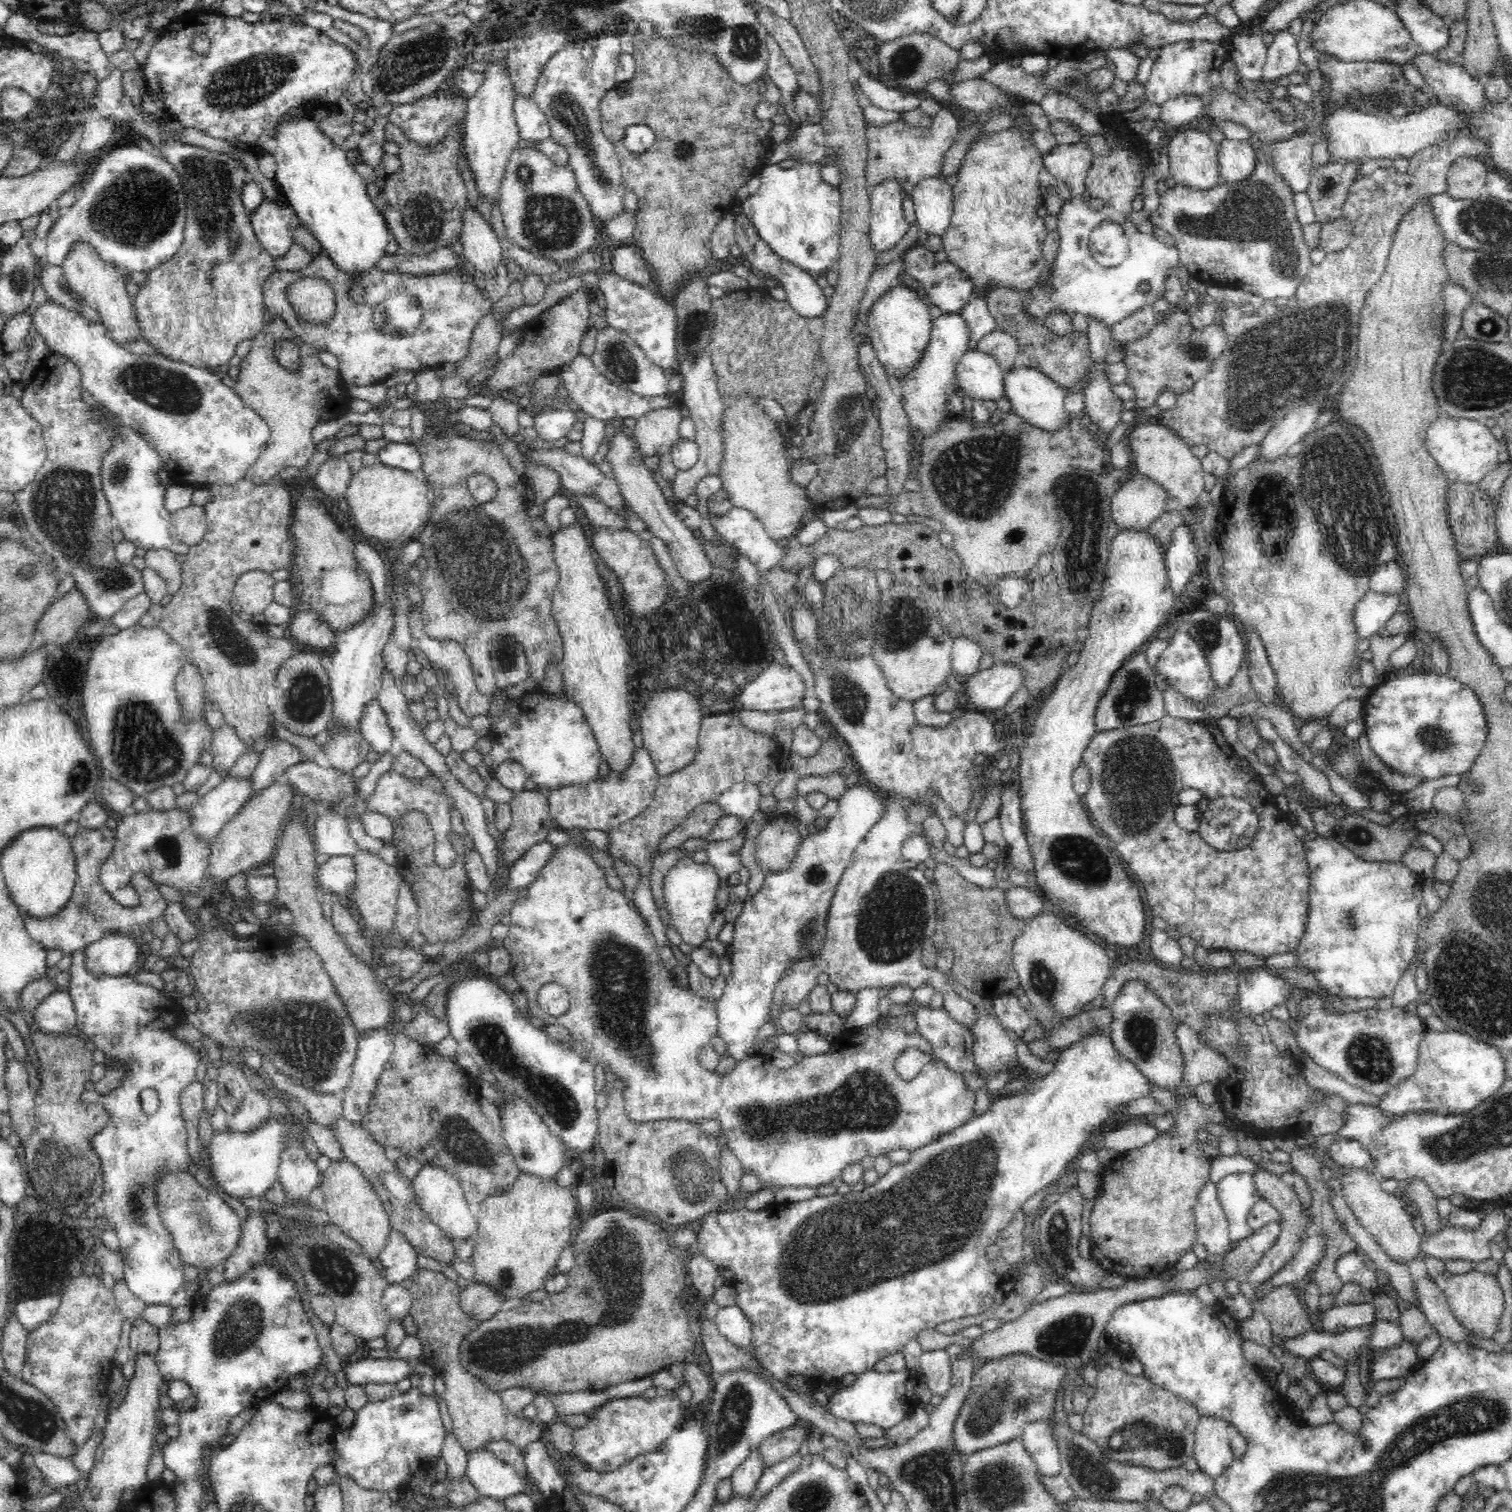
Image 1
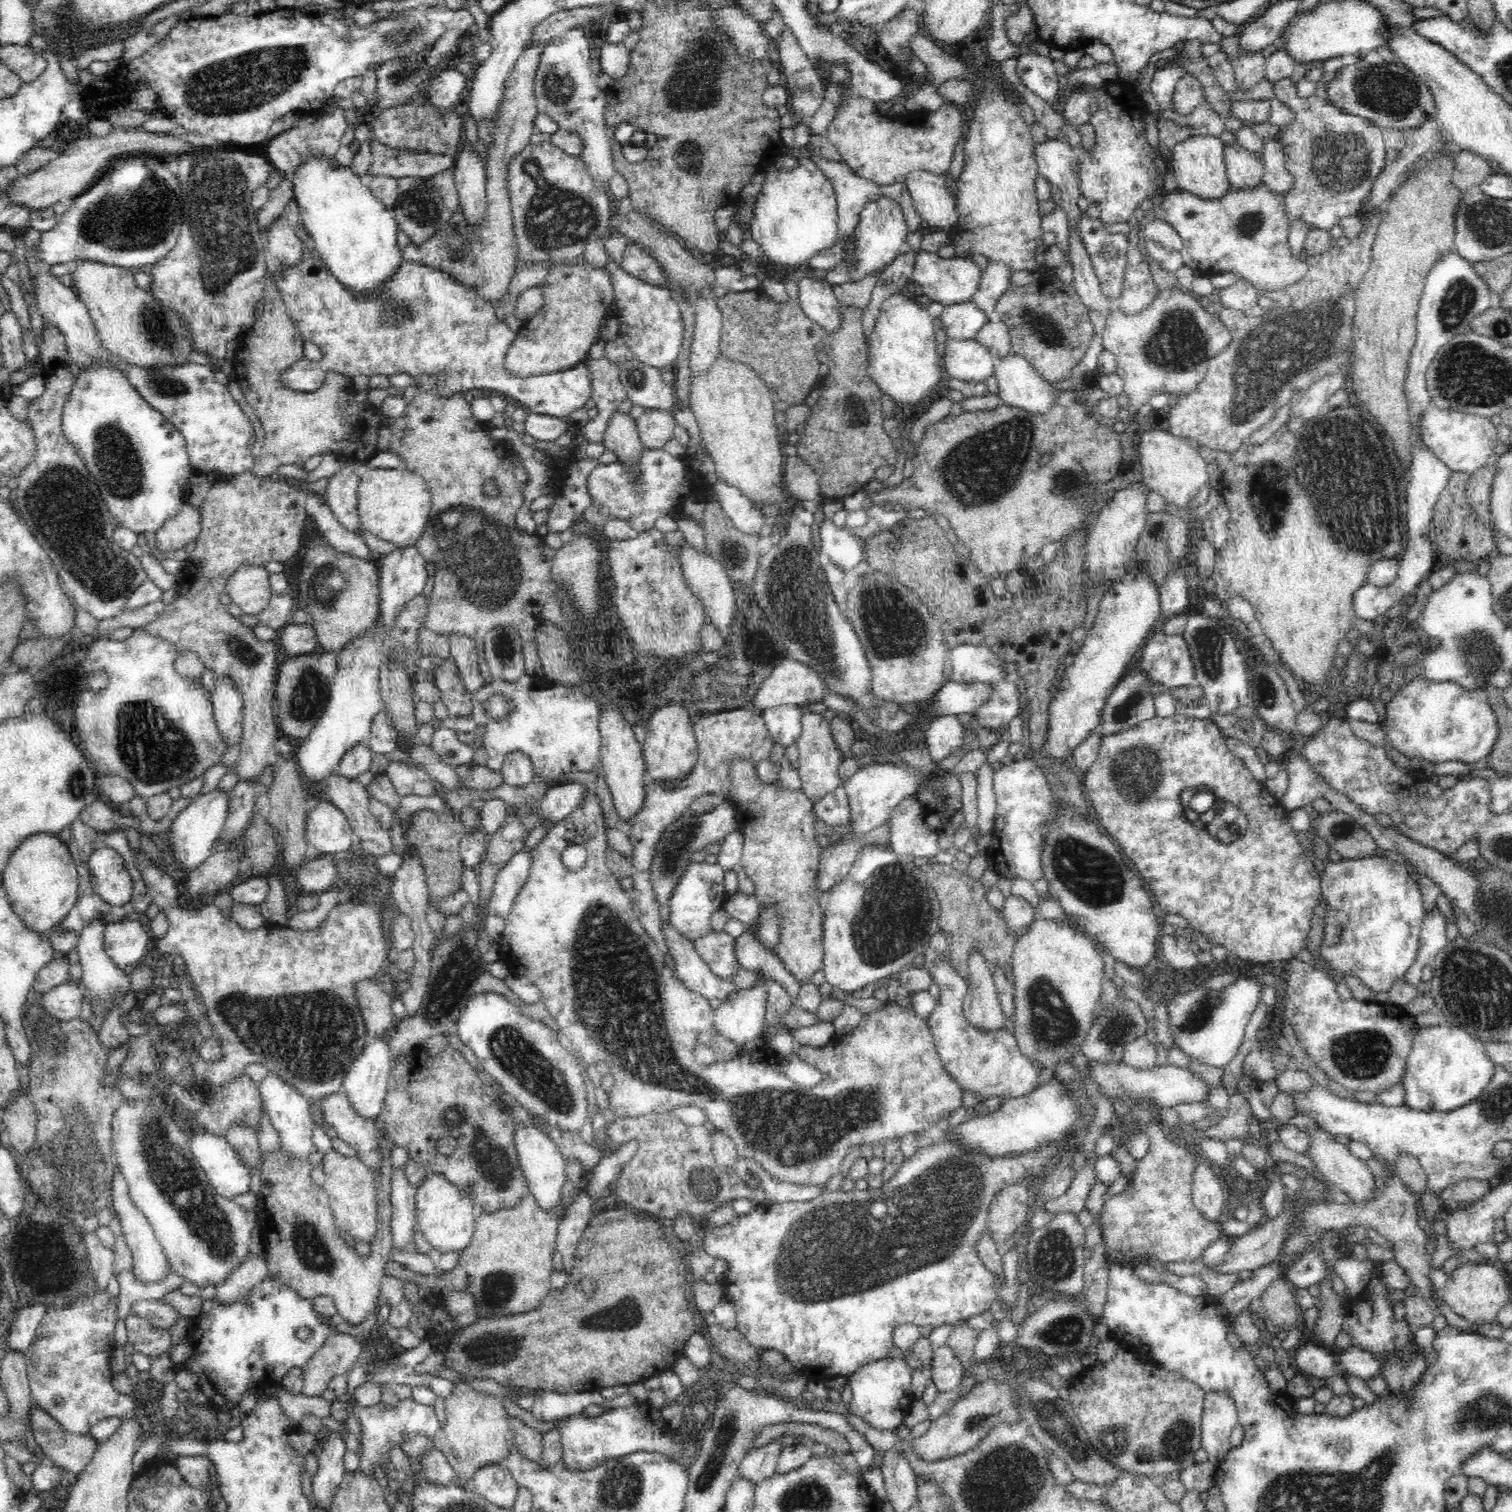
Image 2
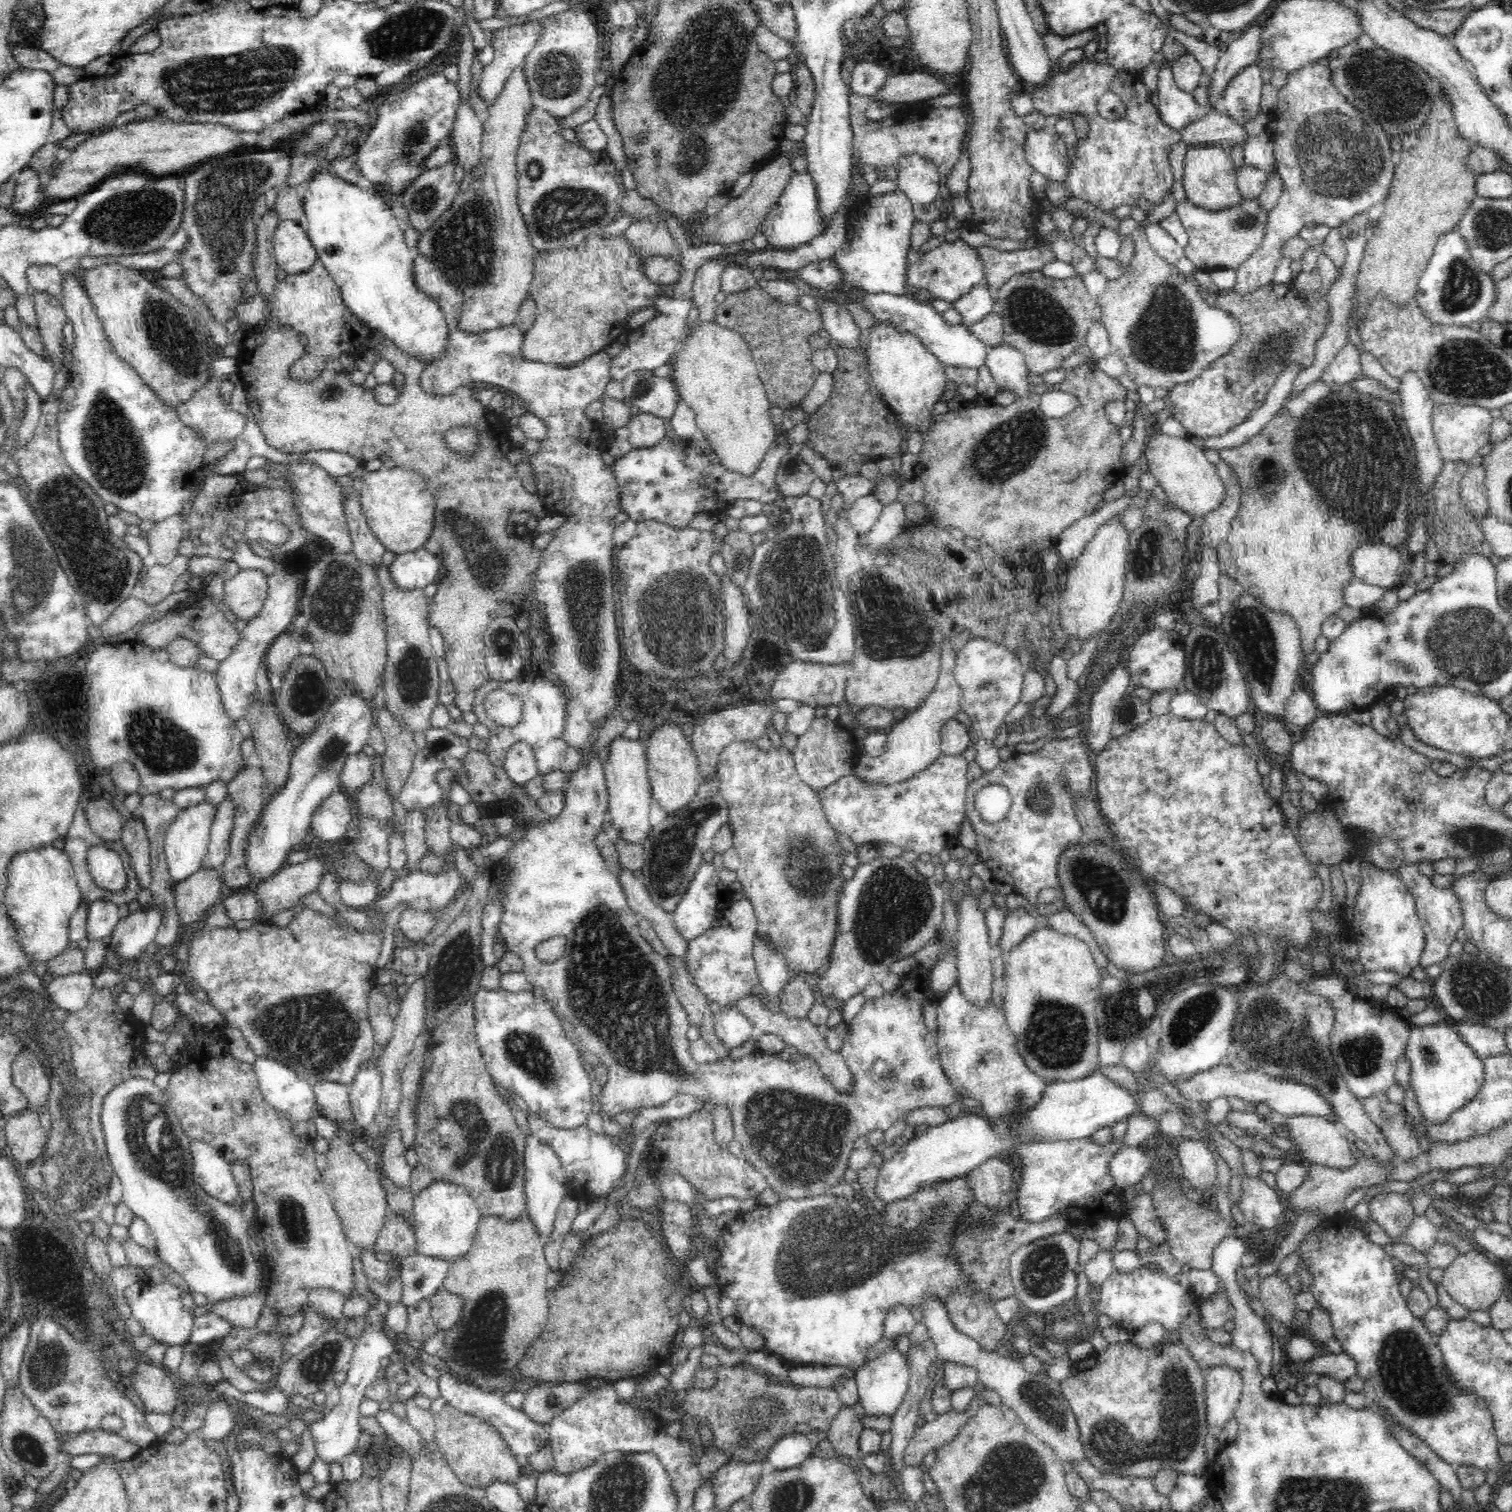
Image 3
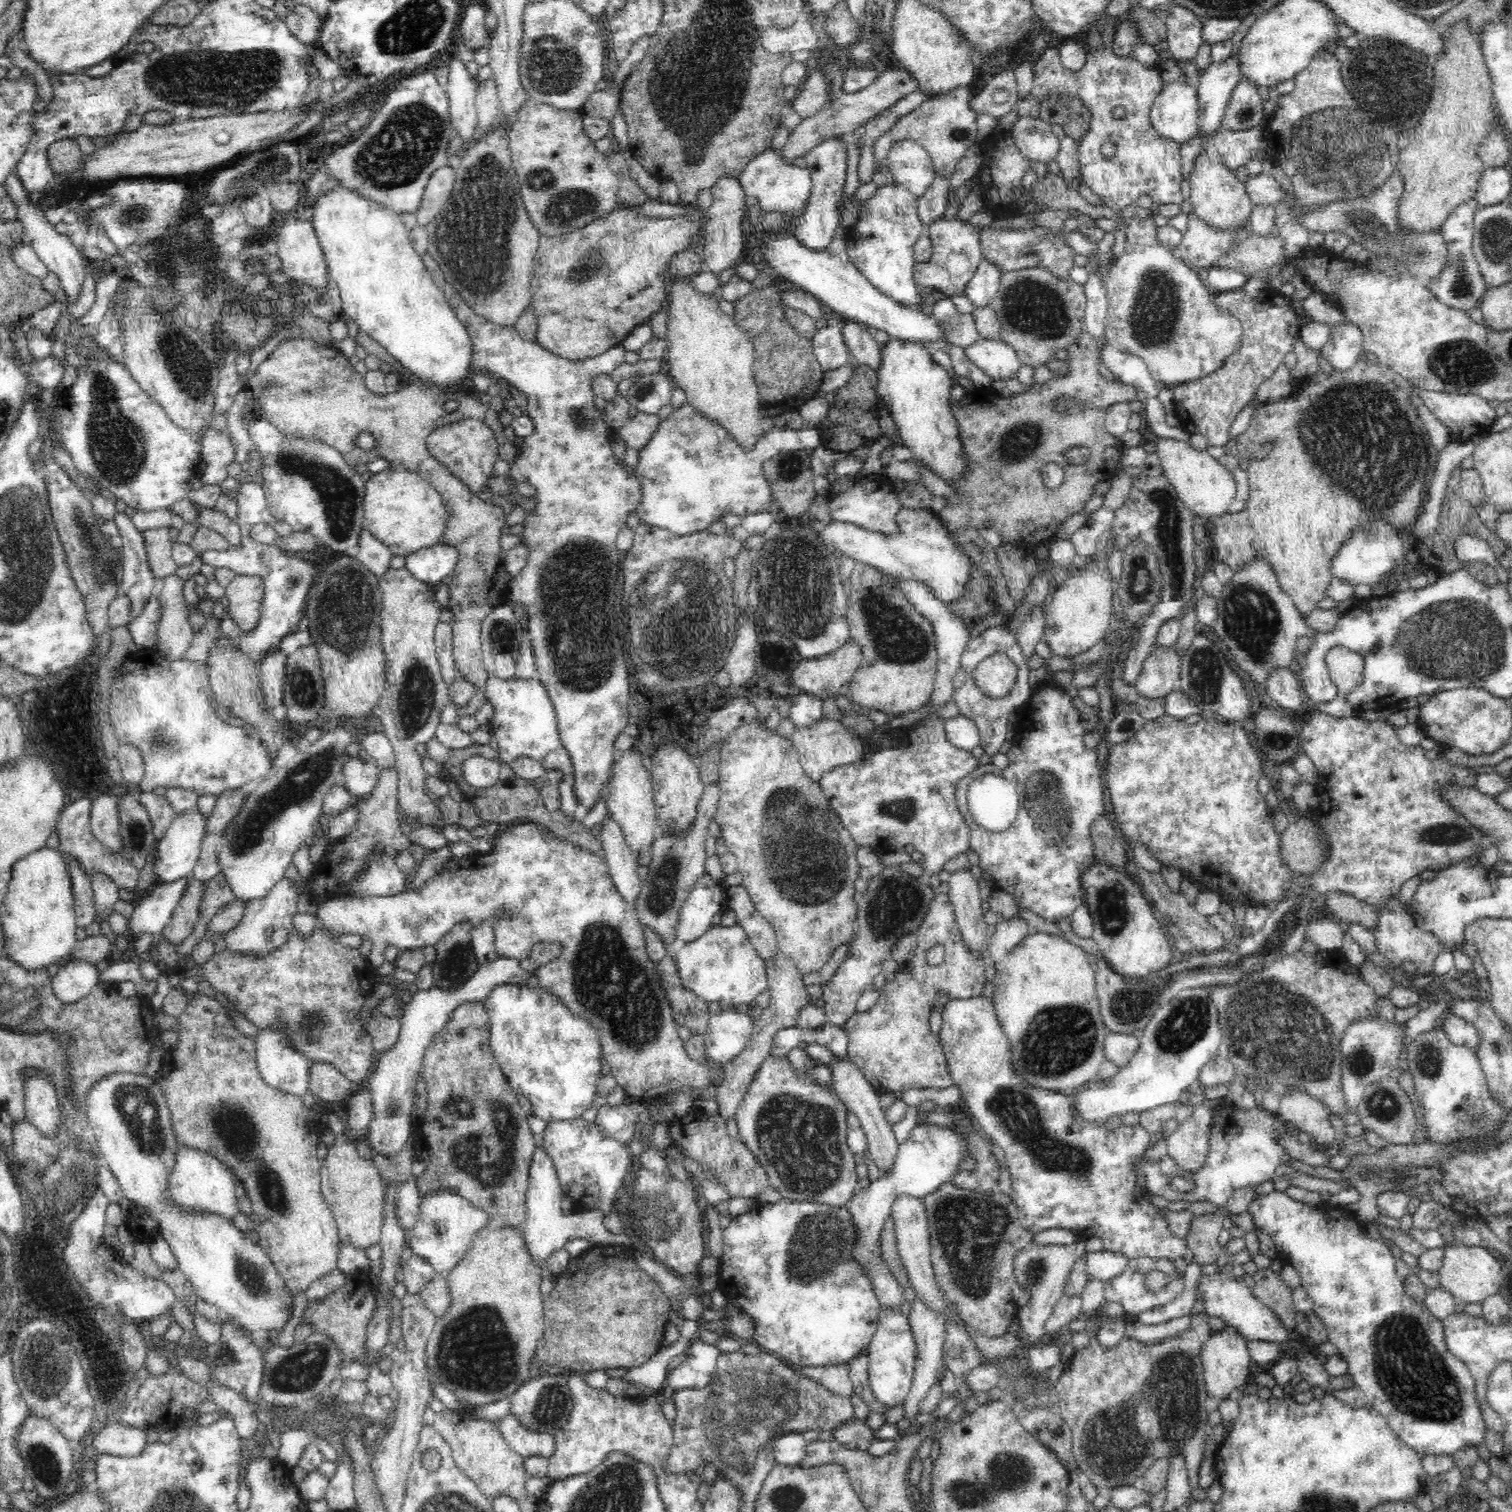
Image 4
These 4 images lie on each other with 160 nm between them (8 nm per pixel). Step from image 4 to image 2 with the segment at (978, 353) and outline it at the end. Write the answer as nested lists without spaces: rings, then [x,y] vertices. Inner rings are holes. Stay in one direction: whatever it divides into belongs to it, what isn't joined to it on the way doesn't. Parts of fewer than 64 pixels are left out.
[[[1017,353],[995,358],[994,366],[999,397],[1004,405],[1046,414],[1054,404],[1054,398],[1063,392],[1055,383],[1043,380],[1030,361]]]

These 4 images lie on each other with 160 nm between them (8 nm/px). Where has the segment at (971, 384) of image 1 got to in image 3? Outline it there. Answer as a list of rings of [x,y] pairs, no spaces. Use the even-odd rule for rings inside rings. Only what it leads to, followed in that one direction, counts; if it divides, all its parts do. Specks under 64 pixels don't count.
[[[864,292],[864,296],[858,298],[858,302],[878,320],[882,320],[880,323],[885,324],[885,326],[892,326],[895,330],[900,326],[902,330],[908,330],[906,334],[914,335],[914,338],[918,339],[918,342],[922,343],[922,346],[926,347],[928,351],[932,352],[945,367],[954,366],[978,371],[984,363],[987,346],[965,326],[950,324],[930,304],[916,301],[908,294],[898,296],[874,292]]]

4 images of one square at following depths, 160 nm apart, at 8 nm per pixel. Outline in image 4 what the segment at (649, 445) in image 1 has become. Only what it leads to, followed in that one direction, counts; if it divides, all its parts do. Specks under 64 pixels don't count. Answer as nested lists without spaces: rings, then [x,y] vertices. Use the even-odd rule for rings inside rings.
[[[639,412],[618,429],[618,434],[628,448],[642,451],[650,443],[660,424],[657,415]]]

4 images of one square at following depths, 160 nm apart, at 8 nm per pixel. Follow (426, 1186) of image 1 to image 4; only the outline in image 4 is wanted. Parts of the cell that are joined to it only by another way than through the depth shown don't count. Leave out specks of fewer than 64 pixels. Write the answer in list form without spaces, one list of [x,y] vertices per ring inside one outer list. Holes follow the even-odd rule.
[[[441,1186],[430,1191],[421,1200],[418,1220],[415,1221],[407,1238],[413,1254],[424,1259],[438,1276],[443,1276],[462,1260],[474,1240],[474,1235],[488,1224],[489,1214],[487,1212],[476,1208],[467,1198]]]

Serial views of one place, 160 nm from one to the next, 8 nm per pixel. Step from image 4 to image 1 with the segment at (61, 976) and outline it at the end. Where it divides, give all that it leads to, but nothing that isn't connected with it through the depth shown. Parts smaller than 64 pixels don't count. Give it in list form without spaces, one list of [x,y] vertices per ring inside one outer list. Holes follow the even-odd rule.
[[[66,989],[55,991],[36,1007],[32,1015],[42,1032],[68,1033],[76,1025],[74,998]]]

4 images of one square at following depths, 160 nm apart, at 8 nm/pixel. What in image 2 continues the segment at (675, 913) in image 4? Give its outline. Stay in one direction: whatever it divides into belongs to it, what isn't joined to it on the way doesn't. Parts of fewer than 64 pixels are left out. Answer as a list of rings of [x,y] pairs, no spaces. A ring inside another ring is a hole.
[[[725,799],[722,804],[718,804],[714,810],[704,812],[704,814],[691,814],[689,811],[684,812],[676,822],[670,824],[662,836],[660,842],[656,844],[657,850],[652,864],[651,878],[653,881],[653,890],[656,901],[659,904],[659,914],[662,920],[668,920],[668,912],[670,913],[670,898],[672,892],[678,884],[678,880],[682,878],[686,866],[691,862],[691,855],[694,852],[706,850],[709,845],[720,842],[727,834],[734,832],[738,828],[738,820],[735,819],[735,812]]]

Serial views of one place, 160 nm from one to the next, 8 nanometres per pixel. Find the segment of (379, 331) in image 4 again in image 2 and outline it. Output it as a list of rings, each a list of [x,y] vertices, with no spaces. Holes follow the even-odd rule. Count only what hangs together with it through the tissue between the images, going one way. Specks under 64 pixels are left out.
[[[306,157],[294,171],[292,184],[293,199],[298,203],[302,225],[331,274],[357,298],[366,300],[380,296],[384,292],[382,286],[392,279],[404,261],[401,248],[397,246],[399,228],[395,212],[377,200],[366,180],[357,176],[350,166],[340,165],[334,157]]]

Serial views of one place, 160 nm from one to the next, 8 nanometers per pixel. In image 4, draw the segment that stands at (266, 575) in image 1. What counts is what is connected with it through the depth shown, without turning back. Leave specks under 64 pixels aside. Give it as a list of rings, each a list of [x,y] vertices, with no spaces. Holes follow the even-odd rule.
[[[236,575],[225,588],[223,607],[226,615],[231,617],[245,634],[256,630],[264,595],[265,584],[258,575]]]

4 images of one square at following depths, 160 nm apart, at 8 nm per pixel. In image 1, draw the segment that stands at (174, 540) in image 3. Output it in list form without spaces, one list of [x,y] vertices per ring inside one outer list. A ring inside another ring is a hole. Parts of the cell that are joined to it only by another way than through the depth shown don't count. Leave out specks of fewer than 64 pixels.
[[[188,506],[172,513],[170,538],[189,547],[198,544],[206,534],[207,519],[202,506]]]

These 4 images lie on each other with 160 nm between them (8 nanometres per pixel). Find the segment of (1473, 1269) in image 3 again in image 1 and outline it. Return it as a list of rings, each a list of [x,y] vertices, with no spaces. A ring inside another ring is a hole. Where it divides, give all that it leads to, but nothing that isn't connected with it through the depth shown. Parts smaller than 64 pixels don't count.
[[[1470,1270],[1470,1272],[1451,1275],[1446,1283],[1445,1295],[1458,1322],[1482,1340],[1493,1339],[1493,1335],[1498,1331],[1500,1316],[1502,1316],[1504,1304],[1506,1304],[1497,1277],[1493,1277],[1488,1273]]]

